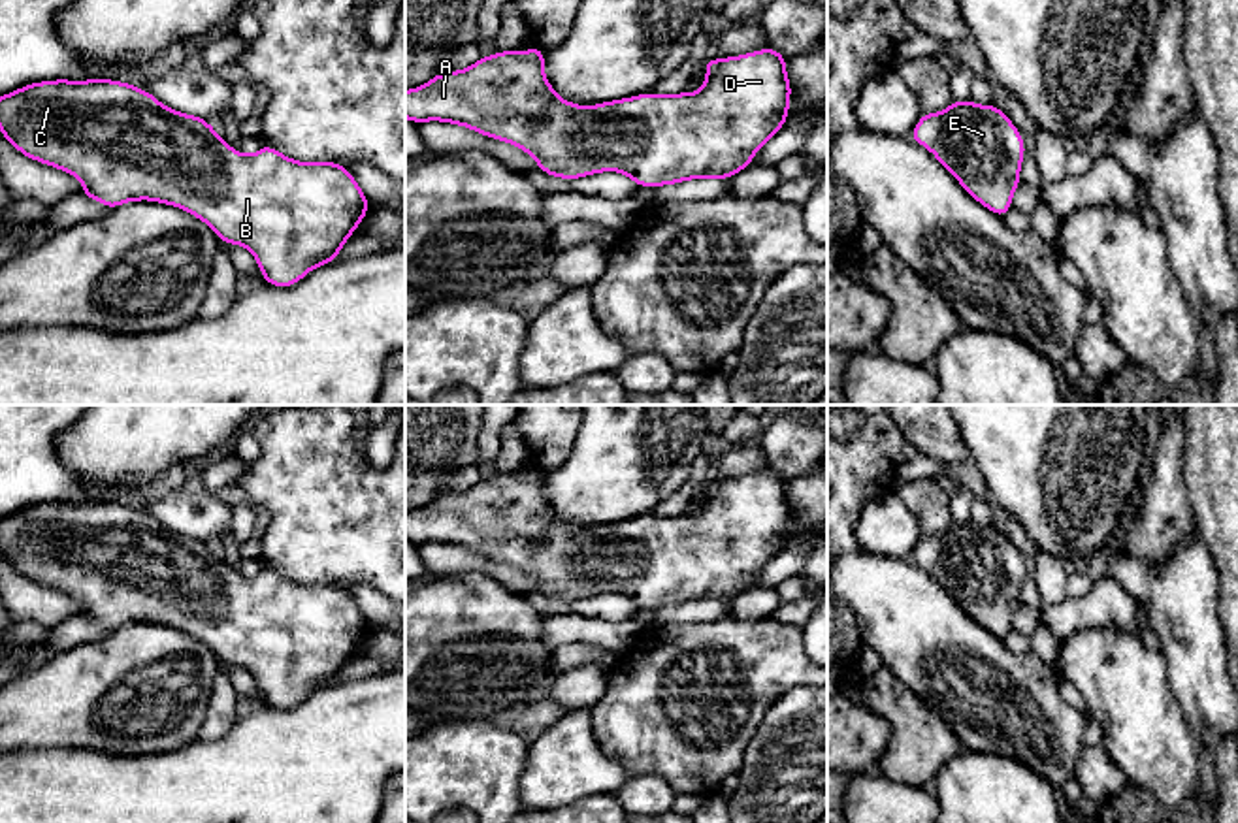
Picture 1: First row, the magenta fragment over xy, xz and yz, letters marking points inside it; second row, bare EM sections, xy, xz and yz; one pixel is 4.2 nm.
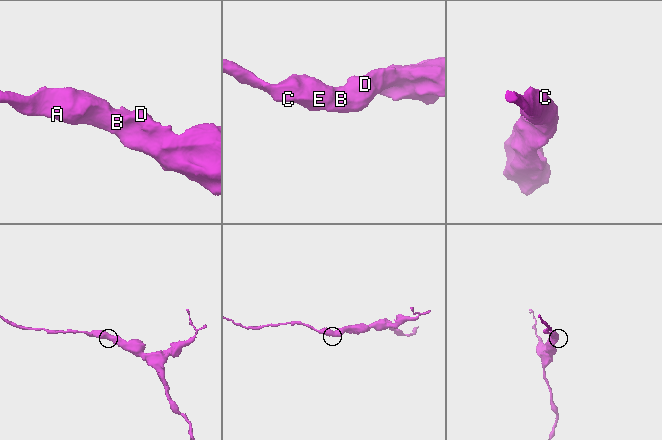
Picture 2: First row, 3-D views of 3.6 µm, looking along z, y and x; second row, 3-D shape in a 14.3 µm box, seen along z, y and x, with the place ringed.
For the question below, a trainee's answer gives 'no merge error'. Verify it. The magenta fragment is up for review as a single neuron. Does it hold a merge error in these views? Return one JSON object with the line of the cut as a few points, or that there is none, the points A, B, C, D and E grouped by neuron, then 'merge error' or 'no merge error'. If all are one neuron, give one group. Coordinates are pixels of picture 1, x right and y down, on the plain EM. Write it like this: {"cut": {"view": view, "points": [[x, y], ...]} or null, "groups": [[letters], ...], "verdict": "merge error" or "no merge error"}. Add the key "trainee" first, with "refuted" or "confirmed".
{"trainee": "confirmed", "cut": null, "groups": [["A", "B", "C", "D", "E"]], "verdict": "no merge error"}

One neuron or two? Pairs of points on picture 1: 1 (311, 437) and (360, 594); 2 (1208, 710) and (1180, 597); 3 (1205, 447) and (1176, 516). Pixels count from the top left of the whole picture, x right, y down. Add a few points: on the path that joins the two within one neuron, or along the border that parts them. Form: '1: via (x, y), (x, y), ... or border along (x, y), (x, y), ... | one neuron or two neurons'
1: border along (342, 584), (368, 584), (385, 597) | two neurons
2: via (1201, 682), (1189, 626) | one neuron
3: border along (1186, 447), (1184, 488), (1195, 533) | two neurons

